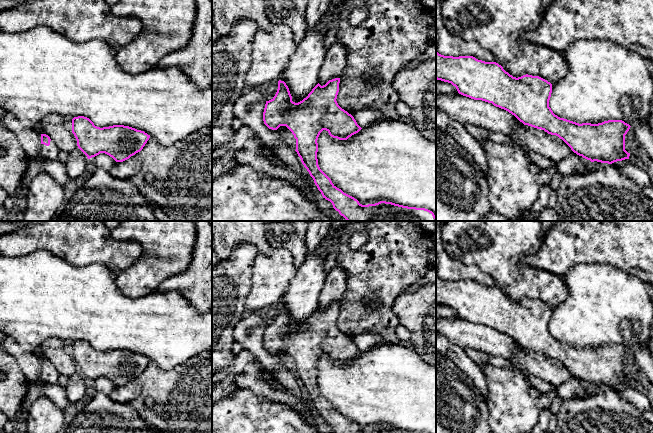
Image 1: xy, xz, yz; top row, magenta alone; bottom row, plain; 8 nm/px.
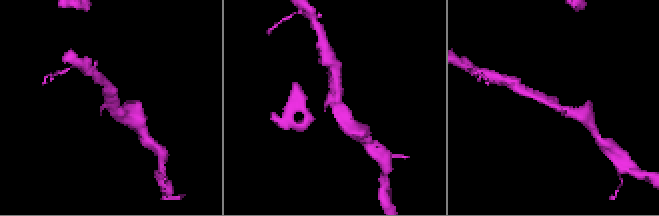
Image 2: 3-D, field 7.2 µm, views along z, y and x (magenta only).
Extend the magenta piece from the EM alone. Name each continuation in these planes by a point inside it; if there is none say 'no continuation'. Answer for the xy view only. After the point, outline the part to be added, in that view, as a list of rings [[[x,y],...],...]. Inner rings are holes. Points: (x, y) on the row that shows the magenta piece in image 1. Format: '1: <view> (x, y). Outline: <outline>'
1: xy (51, 152). Outline: [[[51,140],[49,146],[41,144],[40,156],[48,160],[57,160],[60,151],[57,145]]]

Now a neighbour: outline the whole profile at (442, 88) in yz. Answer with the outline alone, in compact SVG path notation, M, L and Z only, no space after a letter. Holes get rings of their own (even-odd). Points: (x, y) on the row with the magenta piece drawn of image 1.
M436 79L436 97L440 95L457 94L458 91L451 83Z

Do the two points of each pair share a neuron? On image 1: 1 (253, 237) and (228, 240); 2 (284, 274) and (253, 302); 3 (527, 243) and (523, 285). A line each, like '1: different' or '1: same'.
1: same
2: same
3: same

